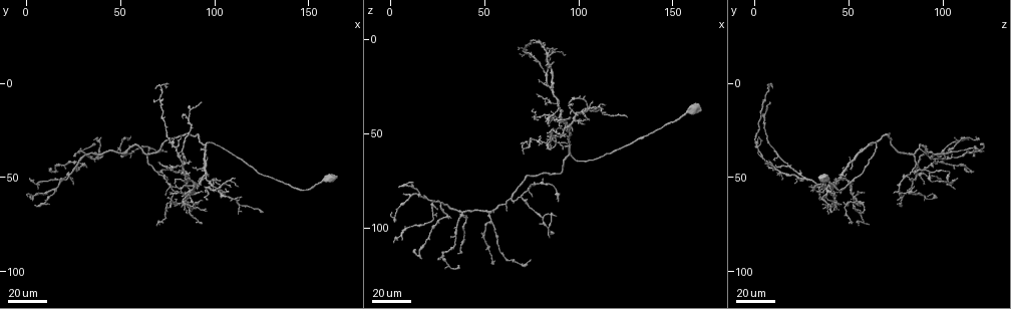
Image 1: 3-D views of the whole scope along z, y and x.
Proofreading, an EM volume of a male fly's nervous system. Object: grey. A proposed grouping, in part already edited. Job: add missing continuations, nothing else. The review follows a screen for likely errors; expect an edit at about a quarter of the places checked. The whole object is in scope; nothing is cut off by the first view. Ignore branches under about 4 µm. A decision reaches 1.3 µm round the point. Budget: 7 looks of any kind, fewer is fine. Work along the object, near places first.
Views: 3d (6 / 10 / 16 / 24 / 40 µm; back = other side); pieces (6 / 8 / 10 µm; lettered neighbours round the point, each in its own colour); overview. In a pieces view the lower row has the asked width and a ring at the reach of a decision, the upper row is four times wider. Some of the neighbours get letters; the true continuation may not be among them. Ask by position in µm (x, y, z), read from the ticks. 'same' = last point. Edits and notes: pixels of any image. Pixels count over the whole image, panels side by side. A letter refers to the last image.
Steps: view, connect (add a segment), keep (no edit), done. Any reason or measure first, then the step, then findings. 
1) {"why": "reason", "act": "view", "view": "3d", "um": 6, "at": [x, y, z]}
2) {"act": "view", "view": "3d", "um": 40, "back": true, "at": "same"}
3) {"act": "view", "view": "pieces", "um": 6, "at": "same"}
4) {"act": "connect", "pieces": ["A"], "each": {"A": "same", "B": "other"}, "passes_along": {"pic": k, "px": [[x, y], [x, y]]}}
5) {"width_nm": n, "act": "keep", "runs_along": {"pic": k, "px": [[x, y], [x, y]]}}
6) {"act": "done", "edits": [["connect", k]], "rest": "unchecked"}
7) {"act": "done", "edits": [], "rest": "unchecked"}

{"why": "end of a long branch", "act": "view", "view": "3d", "um": 40, "at": [36, 32, 120]}

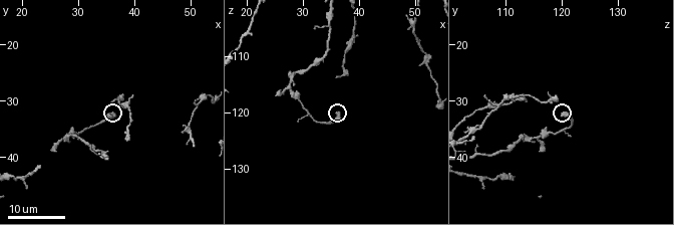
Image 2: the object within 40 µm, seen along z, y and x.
{"why": "see the neighbours", "act": "view", "view": "pieces", "um": 10, "at": [36.0, 32.5, 120.5]}

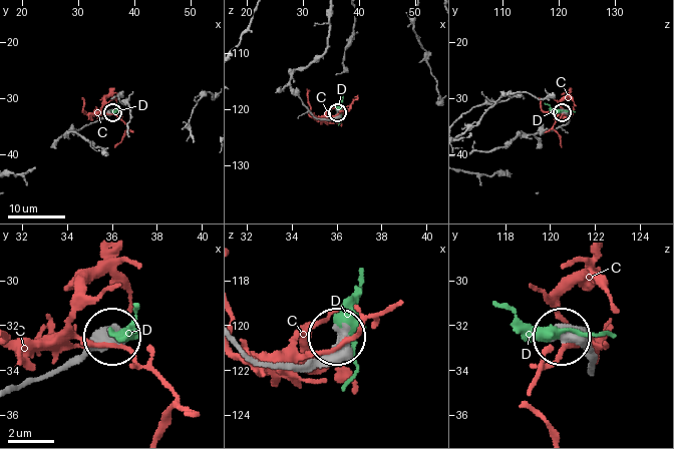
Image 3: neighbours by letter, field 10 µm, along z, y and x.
{"width_nm": 410, "act": "keep", "each": {"C": "other", "D": "other"}, "runs_along": {"pic": 3, "px": [[244, 353], [267, 364], [307, 364], [330, 353], [342, 337]]}, "found": "none of them fits"}

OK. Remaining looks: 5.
{"why": "tapers out", "act": "view", "view": "3d", "um": 40, "at": [78, 64, 43]}

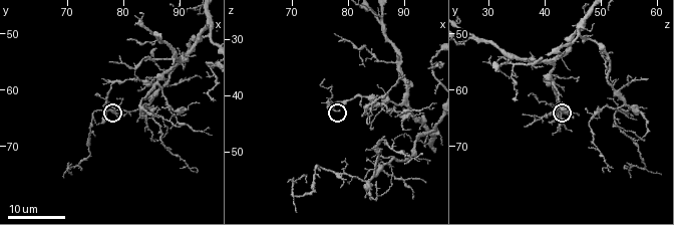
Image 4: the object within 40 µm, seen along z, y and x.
{"act": "view", "view": "pieces", "um": 10, "at": [78.5, 63.5, 43.0]}

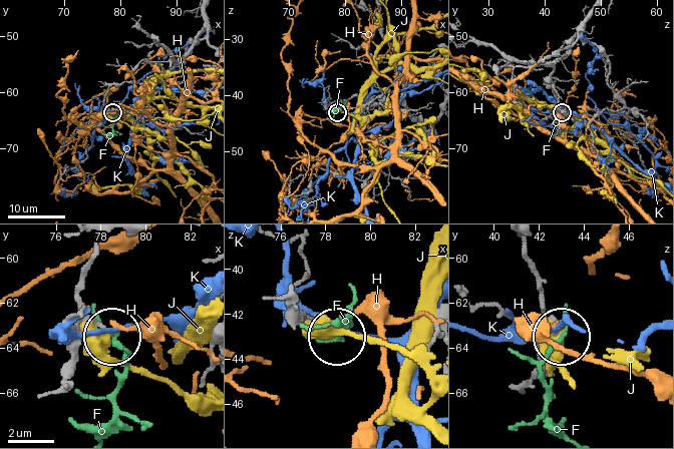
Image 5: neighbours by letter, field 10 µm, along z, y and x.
{"act": "keep", "each": {"F": "other", "H": "other", "J": "other", "K": "other"}, "runs_along": {"pic": 5, "px": [[524, 244], [557, 334]]}, "found": "no lettered segment goes on from it"}

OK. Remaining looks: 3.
{"why": "free end", "act": "view", "view": "3d", "um": 24, "at": [83, 47, 13]}

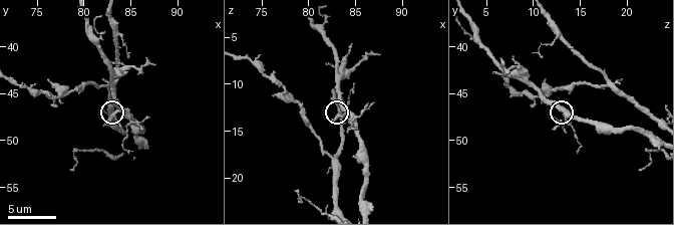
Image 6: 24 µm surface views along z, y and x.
{"act": "view", "view": "pieces", "um": 6, "at": [82.8, 48.2, 14.0]}

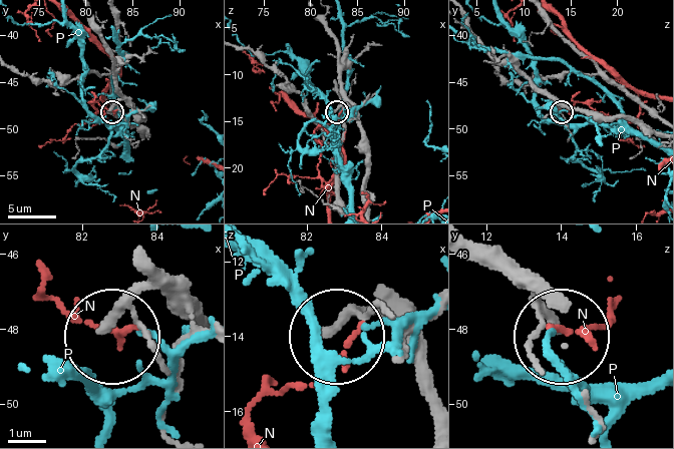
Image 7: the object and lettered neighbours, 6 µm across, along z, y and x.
{"act": "keep", "each": {"N": "other", "P": "other"}, "found": "none of them fits"}

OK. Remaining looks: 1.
{"act": "done", "edits": [], "rest": "unchecked"}

